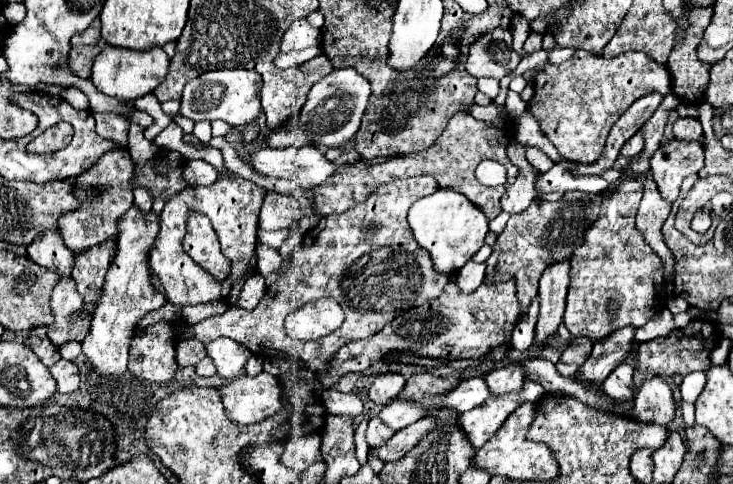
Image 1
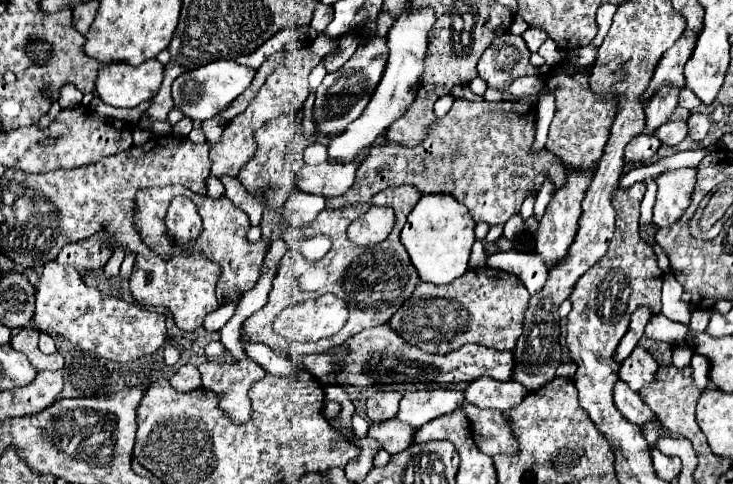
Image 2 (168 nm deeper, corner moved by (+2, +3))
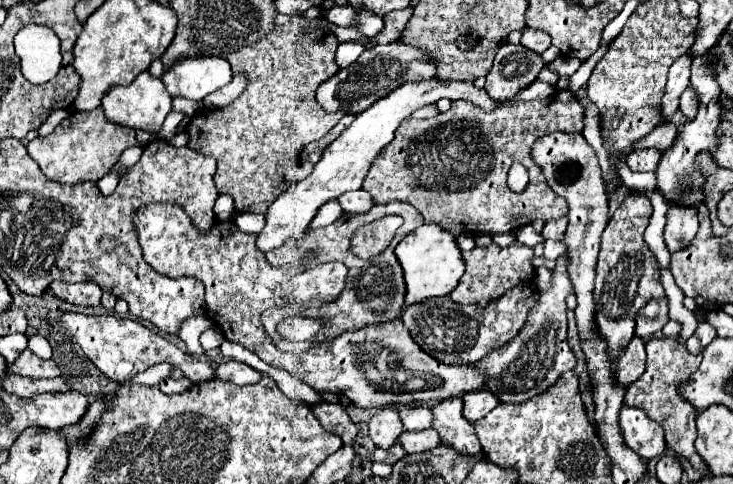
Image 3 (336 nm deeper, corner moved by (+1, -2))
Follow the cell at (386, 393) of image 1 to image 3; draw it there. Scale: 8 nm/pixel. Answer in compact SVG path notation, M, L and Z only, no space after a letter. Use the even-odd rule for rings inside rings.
M382 409L368 423L368 435L380 449L390 449L390 445L400 437L402 431L404 427L396 409Z

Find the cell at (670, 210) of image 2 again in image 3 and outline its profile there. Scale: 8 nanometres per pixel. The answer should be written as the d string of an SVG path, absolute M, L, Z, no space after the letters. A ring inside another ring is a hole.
M670 205L666 219L668 219L668 223L664 229L664 241L666 241L668 251L676 253L676 251L688 247L696 235L696 229L698 229L696 209Z

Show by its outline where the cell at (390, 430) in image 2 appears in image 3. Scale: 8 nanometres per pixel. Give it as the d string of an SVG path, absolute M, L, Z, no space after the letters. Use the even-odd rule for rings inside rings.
M424 429L424 431L404 431L400 435L400 443L406 449L406 453L422 453L434 449L442 441L436 429Z

